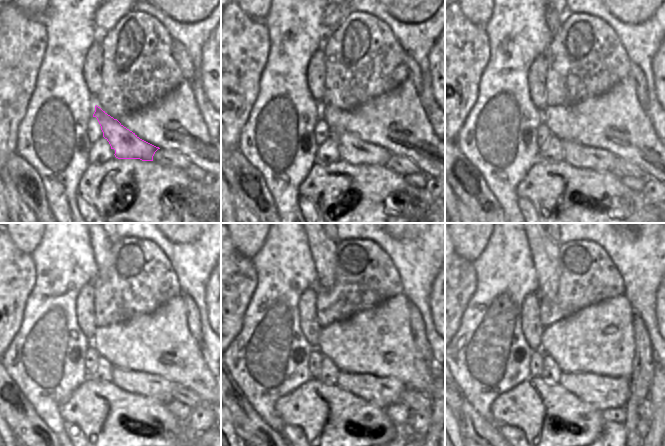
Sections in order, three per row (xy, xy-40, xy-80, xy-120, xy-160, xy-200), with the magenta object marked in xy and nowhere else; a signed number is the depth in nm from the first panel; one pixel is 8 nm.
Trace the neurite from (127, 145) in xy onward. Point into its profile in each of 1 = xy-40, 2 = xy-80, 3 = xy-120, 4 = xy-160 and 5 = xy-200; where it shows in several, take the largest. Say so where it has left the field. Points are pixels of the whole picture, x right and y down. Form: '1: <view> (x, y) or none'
1: xy-40 (352, 149)
2: xy-80 (578, 155)
3: xy-120 (160, 388)
4: xy-160 (381, 391)
5: xy-200 (603, 392)

